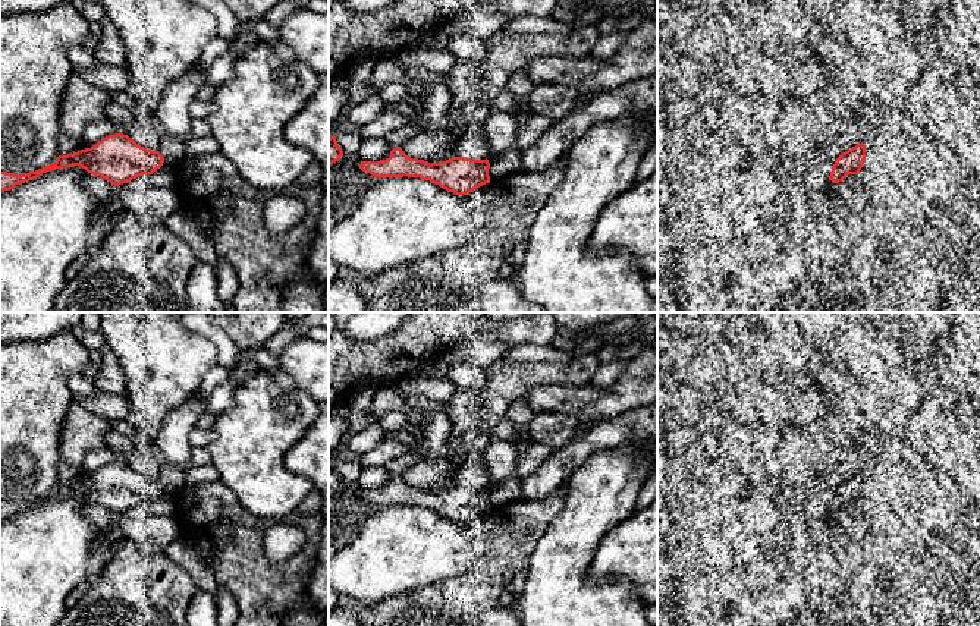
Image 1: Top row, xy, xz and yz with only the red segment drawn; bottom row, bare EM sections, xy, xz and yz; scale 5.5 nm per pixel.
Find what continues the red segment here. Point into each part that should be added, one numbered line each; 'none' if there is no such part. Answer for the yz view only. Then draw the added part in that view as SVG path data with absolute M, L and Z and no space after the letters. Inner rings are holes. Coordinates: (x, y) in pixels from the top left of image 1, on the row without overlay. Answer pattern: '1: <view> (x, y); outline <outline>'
none

